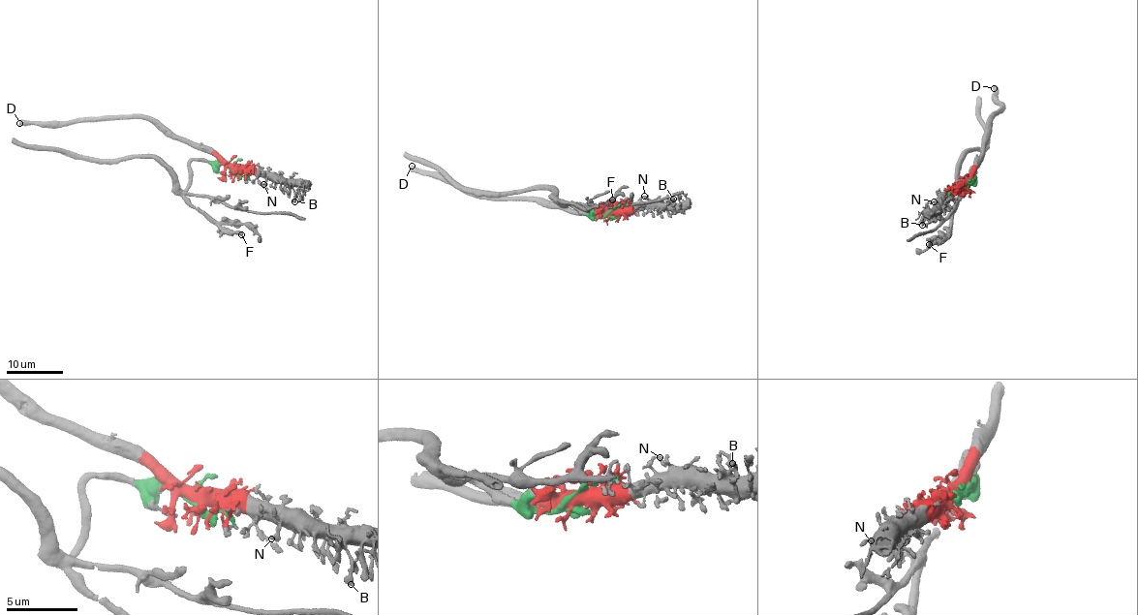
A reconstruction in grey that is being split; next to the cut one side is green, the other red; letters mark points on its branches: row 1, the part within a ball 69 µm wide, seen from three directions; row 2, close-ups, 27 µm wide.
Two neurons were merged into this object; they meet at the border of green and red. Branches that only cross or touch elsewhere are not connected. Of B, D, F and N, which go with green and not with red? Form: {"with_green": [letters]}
{"with_green": ["F"]}

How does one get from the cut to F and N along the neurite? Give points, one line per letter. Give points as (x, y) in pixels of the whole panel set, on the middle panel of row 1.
F: (608, 212), (602, 216), (581, 215), (571, 205), (565, 207), (562, 203), (603, 206), (613, 199)
N: (608, 212), (646, 202), (648, 199), (644, 196)

